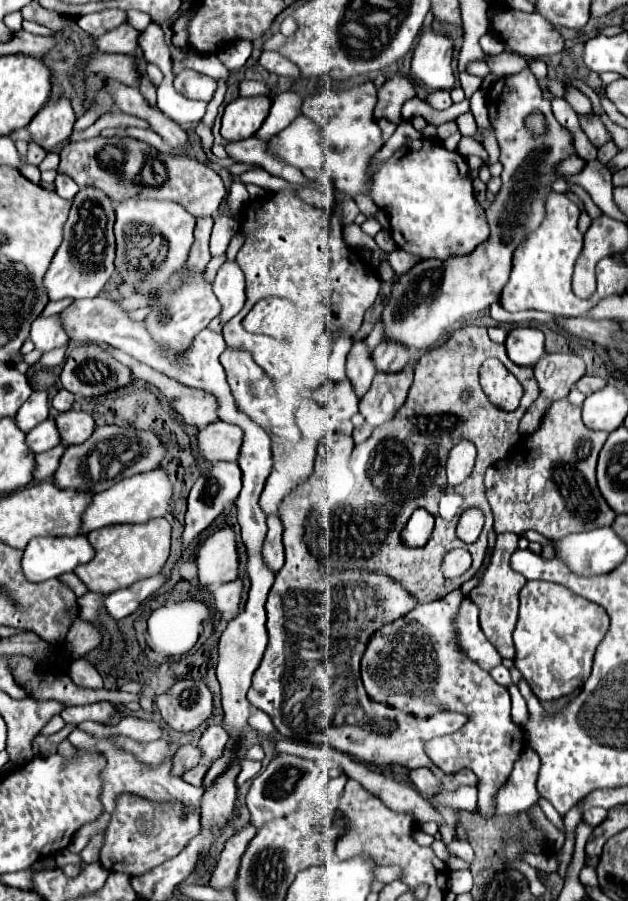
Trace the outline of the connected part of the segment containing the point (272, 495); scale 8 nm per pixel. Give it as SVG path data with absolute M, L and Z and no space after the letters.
M298 444L298 450L294 458L288 458L284 462L278 462L272 470L272 474L266 480L266 486L260 496L260 508L262 512L276 514L280 500L302 480L306 480L314 470L314 456L316 446L314 444Z

